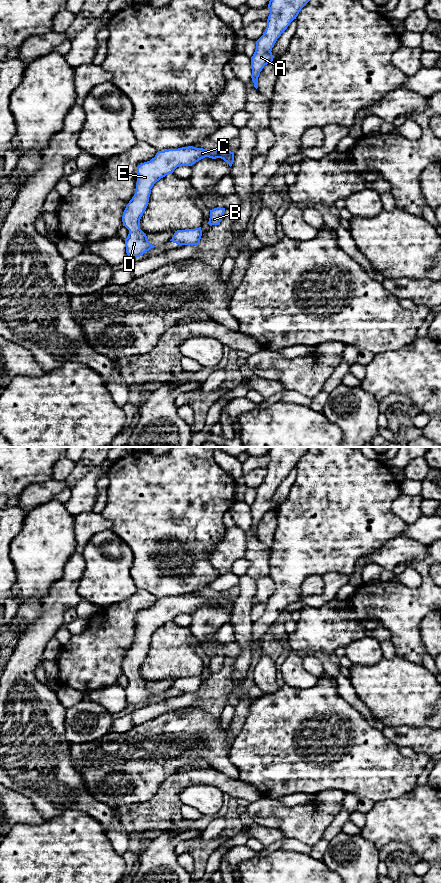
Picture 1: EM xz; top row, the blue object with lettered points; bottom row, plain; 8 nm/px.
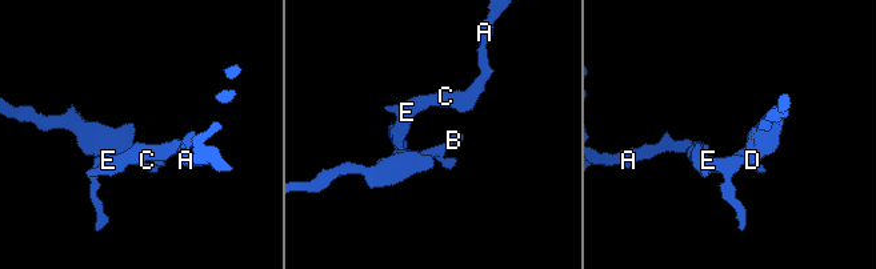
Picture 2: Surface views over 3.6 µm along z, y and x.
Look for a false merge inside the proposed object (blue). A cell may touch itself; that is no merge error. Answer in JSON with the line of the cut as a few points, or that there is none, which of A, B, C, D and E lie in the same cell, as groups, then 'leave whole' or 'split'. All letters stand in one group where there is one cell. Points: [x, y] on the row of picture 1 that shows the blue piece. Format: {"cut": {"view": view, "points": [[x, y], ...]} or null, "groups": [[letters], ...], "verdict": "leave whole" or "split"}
{"cut": null, "groups": [["A", "B", "C", "D", "E"]], "verdict": "leave whole"}

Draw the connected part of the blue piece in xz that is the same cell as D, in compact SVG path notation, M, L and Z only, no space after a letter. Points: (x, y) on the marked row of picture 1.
M188 146L158 151L154 158L137 167L136 191L122 216L123 226L129 230L128 237L125 239L128 257L140 257L156 247L148 241L146 234L140 229L140 219L148 206L154 184L166 175L172 174L177 167L192 166L205 157L221 158L230 167L234 162L234 152L229 150Z

